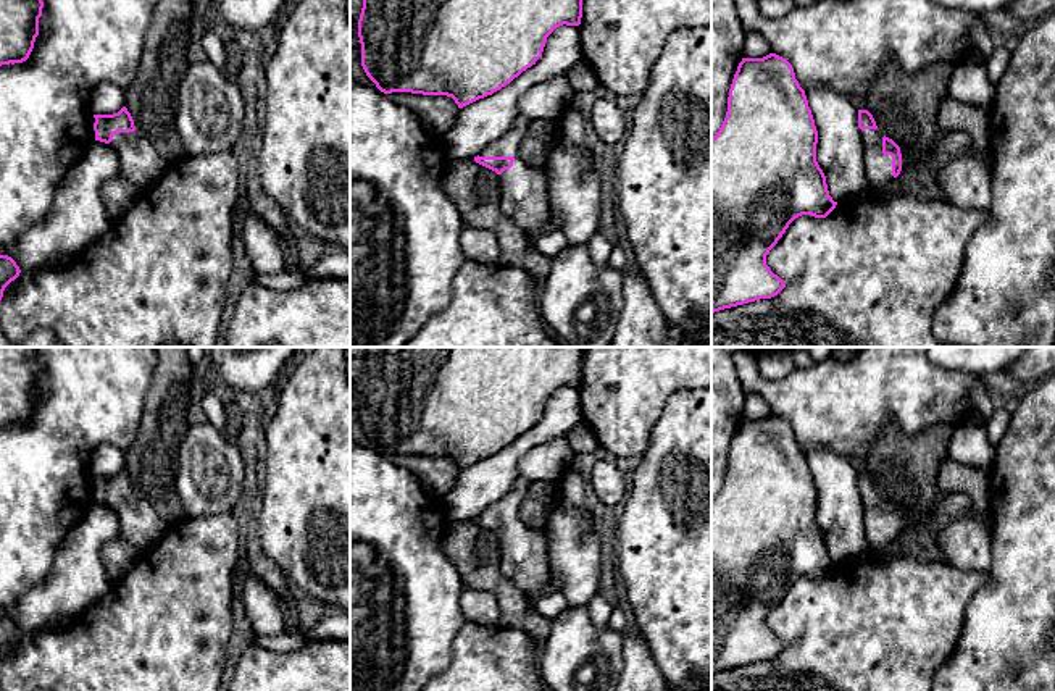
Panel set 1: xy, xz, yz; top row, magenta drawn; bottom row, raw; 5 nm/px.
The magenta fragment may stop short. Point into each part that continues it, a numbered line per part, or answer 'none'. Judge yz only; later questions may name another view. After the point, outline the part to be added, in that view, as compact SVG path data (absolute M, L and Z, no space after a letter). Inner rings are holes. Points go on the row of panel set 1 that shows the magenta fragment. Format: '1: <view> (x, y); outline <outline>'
1: yz (878, 167); outline M863 129L861 140L865 147L865 173L871 187L884 186L894 179L892 157L882 153L884 134L878 129Z

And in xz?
1: xz (525, 201); outline M523 126L486 145L479 157L513 157L513 166L500 174L502 211L526 234L536 232L548 218L547 178L542 168L519 157Z

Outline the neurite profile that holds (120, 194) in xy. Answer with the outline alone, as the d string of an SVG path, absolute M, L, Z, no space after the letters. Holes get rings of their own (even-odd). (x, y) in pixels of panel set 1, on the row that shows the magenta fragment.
M118 174L102 187L103 205L115 221L121 218L137 200L142 187L132 184L126 176Z

